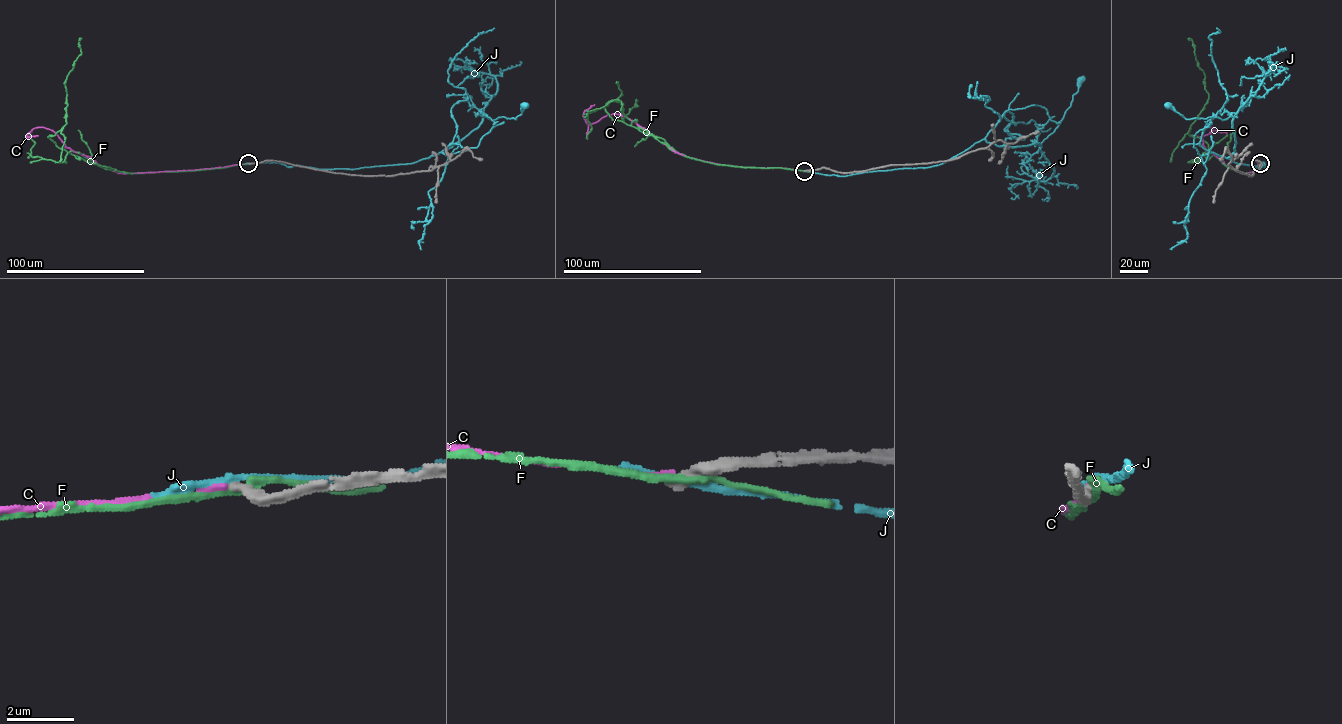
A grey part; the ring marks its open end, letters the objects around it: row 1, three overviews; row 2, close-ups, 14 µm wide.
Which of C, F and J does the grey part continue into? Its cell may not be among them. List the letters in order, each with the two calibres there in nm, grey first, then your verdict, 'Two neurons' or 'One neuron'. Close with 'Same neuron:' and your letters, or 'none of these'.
C: Thickness 280 nm (grey) against 160 nm. Two neurons
F: Thickness 360 nm (grey) against 200 nm. Two neurons
J: Thickness 280 nm (grey) against 200 nm. Two neurons
Same neuron: none of these

